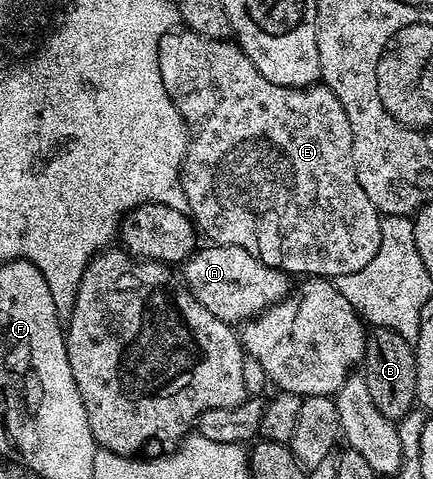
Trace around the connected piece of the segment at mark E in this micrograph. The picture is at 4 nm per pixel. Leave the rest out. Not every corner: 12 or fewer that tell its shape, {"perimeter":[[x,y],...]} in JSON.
{"perimeter":[[229,39],[159,43],[198,230],[290,275],[379,251],[351,123]]}

